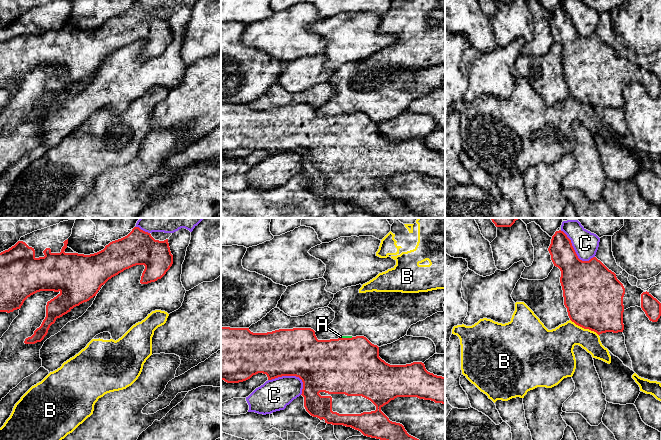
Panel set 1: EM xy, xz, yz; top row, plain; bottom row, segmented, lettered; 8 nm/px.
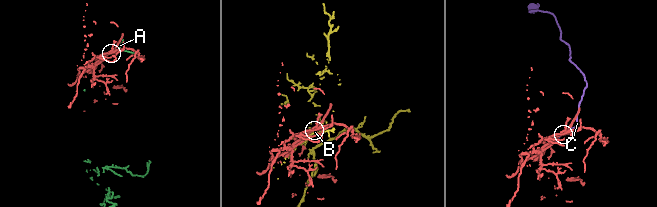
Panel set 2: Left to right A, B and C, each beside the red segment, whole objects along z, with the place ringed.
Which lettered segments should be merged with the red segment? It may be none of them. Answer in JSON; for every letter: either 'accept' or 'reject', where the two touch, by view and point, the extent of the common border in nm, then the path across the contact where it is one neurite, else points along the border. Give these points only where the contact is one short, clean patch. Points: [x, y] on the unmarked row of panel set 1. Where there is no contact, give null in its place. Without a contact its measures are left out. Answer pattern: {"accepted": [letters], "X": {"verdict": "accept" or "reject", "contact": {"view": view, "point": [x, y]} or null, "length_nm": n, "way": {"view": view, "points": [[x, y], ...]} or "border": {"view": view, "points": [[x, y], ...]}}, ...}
{"accepted": [], "A": {"verdict": "reject", "contact": {"view": "xz", "point": [345, 114]}, "length_nm": 110}, "B": {"verdict": "reject", "contact": {"view": "yz", "point": [584, 104]}, "length_nm": 260}, "C": {"verdict": "reject", "contact": {"view": "xz", "point": [291, 151]}, "length_nm": 300}}

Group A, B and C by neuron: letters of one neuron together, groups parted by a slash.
A / B / C

